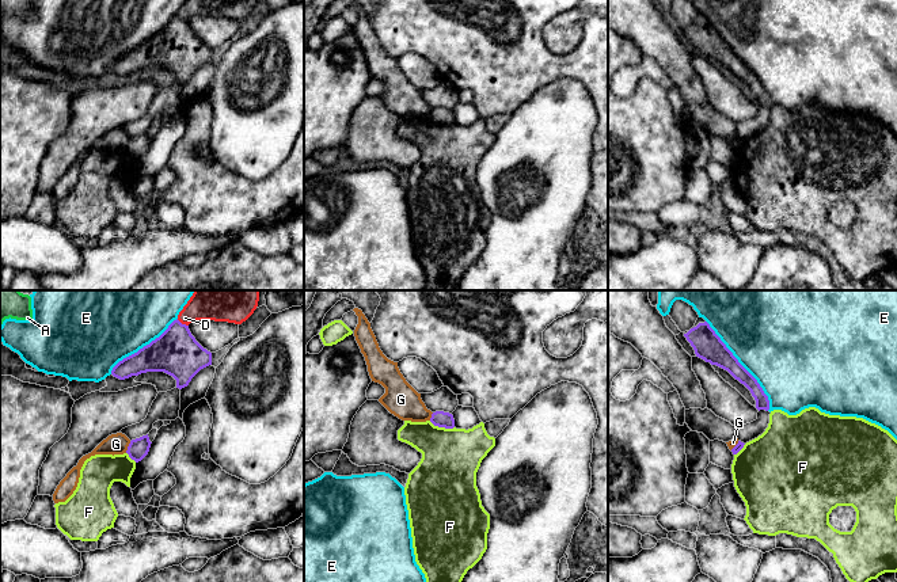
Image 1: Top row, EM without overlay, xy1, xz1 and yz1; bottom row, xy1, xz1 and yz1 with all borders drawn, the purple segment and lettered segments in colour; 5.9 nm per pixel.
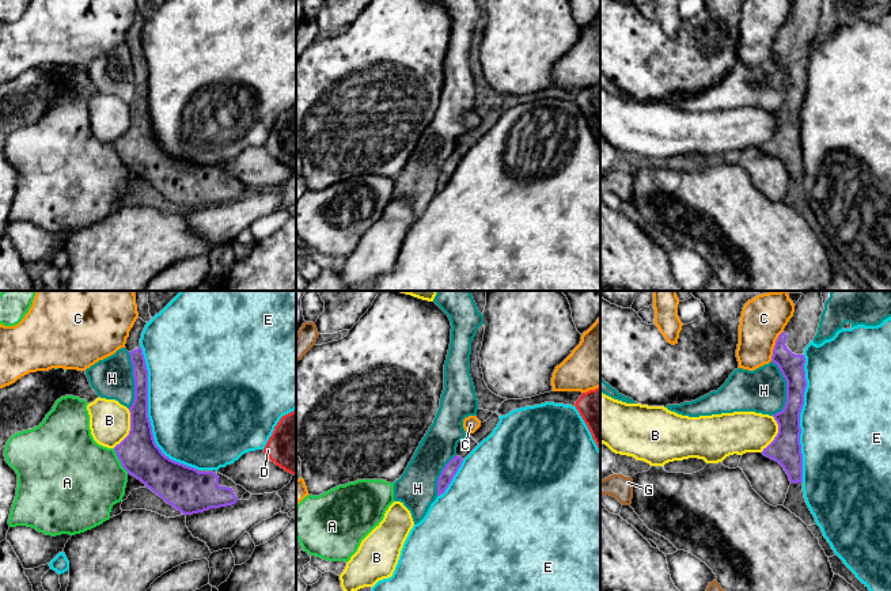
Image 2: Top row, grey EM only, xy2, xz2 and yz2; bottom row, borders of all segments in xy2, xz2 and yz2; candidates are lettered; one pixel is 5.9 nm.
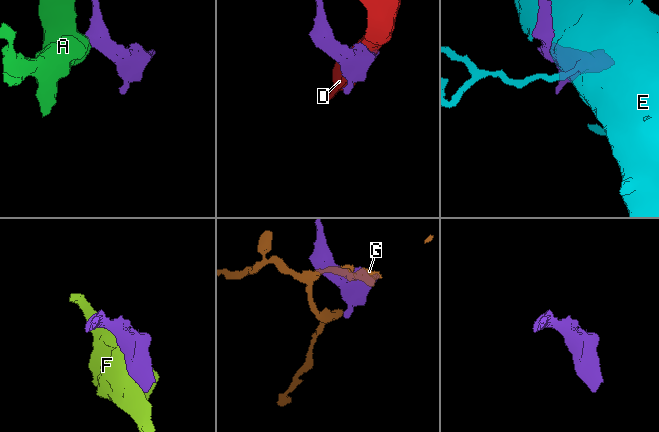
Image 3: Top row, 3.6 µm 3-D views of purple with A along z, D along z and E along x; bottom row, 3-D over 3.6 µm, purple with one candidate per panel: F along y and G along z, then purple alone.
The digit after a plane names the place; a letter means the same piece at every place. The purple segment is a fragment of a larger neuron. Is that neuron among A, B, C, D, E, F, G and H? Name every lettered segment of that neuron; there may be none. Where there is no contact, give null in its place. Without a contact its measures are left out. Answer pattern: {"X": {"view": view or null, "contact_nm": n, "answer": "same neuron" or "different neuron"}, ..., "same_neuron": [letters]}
{"A": {"view": "xy2", "contact_nm": 180, "answer": "different neuron"}, "B": {"view": "xy2", "contact_nm": 260, "answer": "different neuron"}, "C": {"view": "yz2", "contact_nm": 200, "answer": "different neuron"}, "D": {"view": "xy1", "contact_nm": 80, "answer": "different neuron"}, "E": {"view": "xy2", "contact_nm": 800, "answer": "different neuron"}, "F": {"view": "xz1", "contact_nm": 160, "answer": "different neuron"}, "G": {"view": "xy1", "contact_nm": 80, "answer": "different neuron"}, "H": {"view": "yz2", "contact_nm": 320, "answer": "different neuron"}, "same_neuron": []}

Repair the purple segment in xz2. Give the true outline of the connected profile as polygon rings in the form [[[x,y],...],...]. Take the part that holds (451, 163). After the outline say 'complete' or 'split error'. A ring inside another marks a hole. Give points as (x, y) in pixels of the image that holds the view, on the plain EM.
[[[455,151],[443,164],[437,175],[437,192],[443,190],[460,163],[463,155]]]; complete

